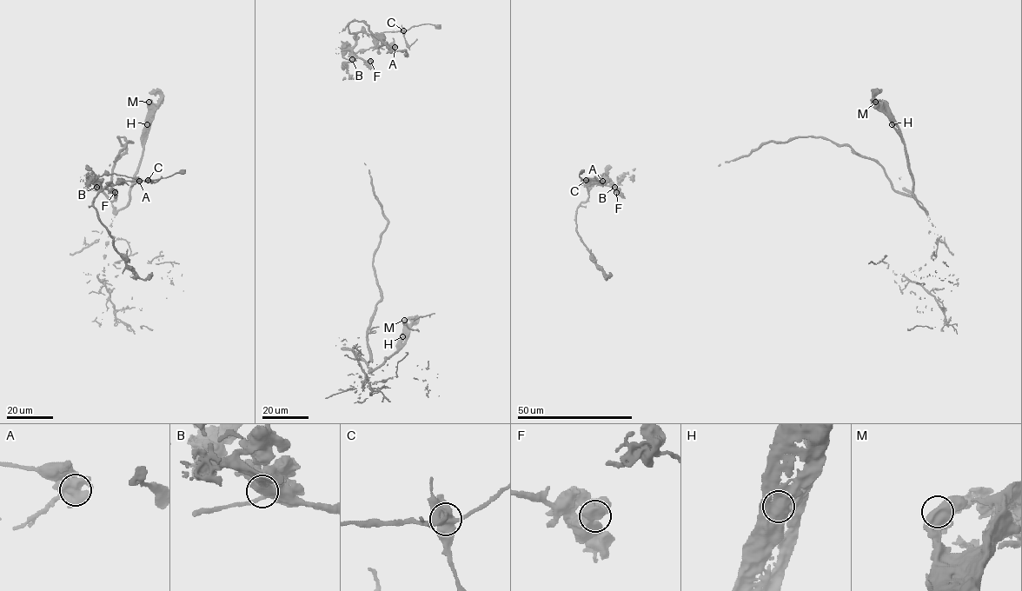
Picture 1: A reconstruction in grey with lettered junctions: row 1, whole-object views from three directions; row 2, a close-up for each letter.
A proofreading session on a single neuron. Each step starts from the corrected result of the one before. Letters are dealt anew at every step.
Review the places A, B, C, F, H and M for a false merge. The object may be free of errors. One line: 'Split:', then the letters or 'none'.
Split: none

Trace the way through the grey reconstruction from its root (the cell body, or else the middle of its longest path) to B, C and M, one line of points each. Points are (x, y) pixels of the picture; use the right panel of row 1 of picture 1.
B: (808, 136), (798, 136), (786, 142), (766, 142), (747, 155), (625, 196), (613, 189), (614, 187)
C: (808, 136), (766, 142), (747, 155), (625, 196), (609, 185), (598, 183), (588, 190), (590, 182), (587, 180)
M: (808, 136), (824, 136), (874, 159), (892, 188), (912, 195), (925, 210), (913, 195), (904, 142), (875, 102)

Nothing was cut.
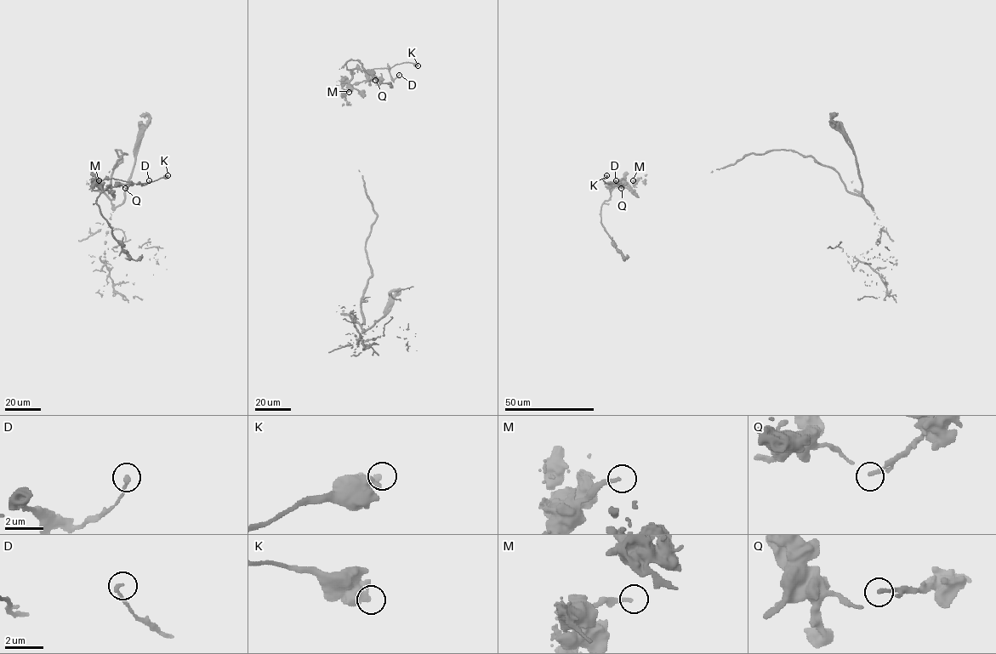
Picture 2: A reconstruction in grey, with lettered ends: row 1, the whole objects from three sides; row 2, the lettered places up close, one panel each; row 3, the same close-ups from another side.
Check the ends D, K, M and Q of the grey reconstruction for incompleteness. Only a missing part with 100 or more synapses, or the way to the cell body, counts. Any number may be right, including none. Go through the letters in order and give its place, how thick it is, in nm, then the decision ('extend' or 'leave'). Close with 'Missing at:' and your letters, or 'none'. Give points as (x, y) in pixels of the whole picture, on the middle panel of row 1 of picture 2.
D: (399, 75) | 190 nm | leave
K: (418, 65) | 460 nm | leave
M: (349, 92) | 200 nm | leave
Q: (375, 80) | 120 nm | leave
Missing at: none

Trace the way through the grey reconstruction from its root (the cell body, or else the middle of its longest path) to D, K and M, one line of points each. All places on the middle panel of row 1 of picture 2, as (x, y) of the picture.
D: (366, 240), (376, 213), (359, 170), (362, 95), (350, 80), (355, 69), (387, 68), (394, 79), (399, 75)
K: (366, 240), (376, 213), (359, 170), (362, 95), (350, 85), (351, 71), (390, 68), (408, 62), (418, 65)
M: (366, 240), (376, 213), (366, 193), (359, 170), (346, 100), (343, 96), (349, 92)

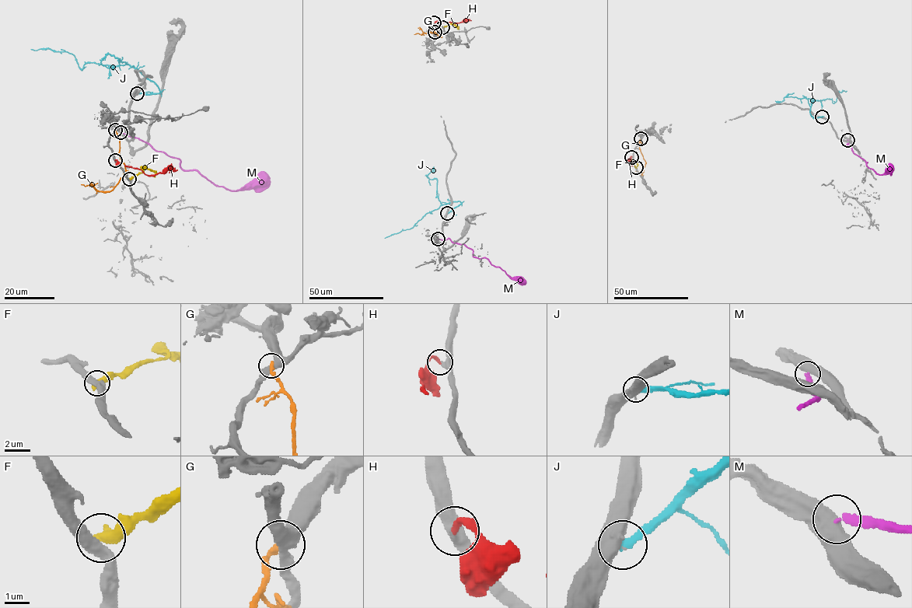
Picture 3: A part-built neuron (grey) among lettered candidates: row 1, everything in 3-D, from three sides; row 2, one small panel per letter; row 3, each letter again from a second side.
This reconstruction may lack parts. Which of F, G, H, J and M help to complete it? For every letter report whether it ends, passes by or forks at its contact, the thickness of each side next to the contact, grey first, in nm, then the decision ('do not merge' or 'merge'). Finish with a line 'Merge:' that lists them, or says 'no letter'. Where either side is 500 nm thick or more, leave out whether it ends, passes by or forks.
F: calibres 440 and 550 nm; do not merge
G: calibres 500 and 280 nm; do not merge
H: it ends; calibres 400 and 300 nm; merge
J: it ends; calibres 480 and 260 nm; do not merge
M: calibres 550 and 240 nm; do not merge
Merge: H

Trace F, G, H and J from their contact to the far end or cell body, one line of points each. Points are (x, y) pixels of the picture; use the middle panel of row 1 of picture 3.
F: (443, 27), (451, 23), (457, 29)
G: (435, 32), (437, 30), (440, 36), (431, 32), (414, 34)
H: (435, 22), (471, 20)
J: (447, 213), (461, 202), (452, 201), (441, 205), (427, 212), (413, 227), (384, 238)

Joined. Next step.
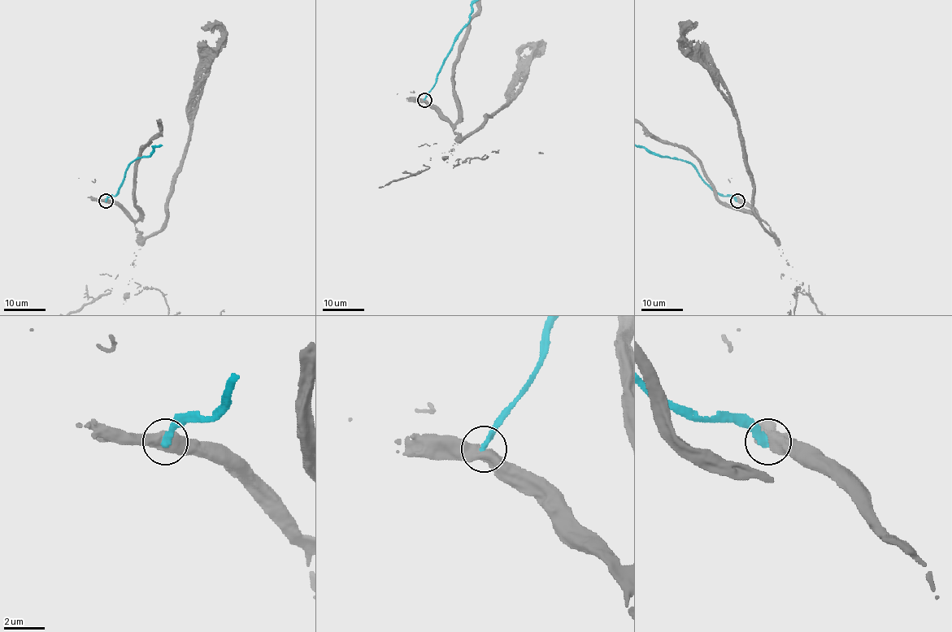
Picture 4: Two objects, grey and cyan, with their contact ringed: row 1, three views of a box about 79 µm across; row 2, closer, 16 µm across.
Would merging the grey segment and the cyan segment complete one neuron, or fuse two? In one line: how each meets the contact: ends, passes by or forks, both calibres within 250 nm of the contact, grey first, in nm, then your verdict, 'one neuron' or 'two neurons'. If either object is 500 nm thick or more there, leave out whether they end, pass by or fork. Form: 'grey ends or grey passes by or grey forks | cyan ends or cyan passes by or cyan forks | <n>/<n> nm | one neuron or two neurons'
550/320 nm | two neurons

